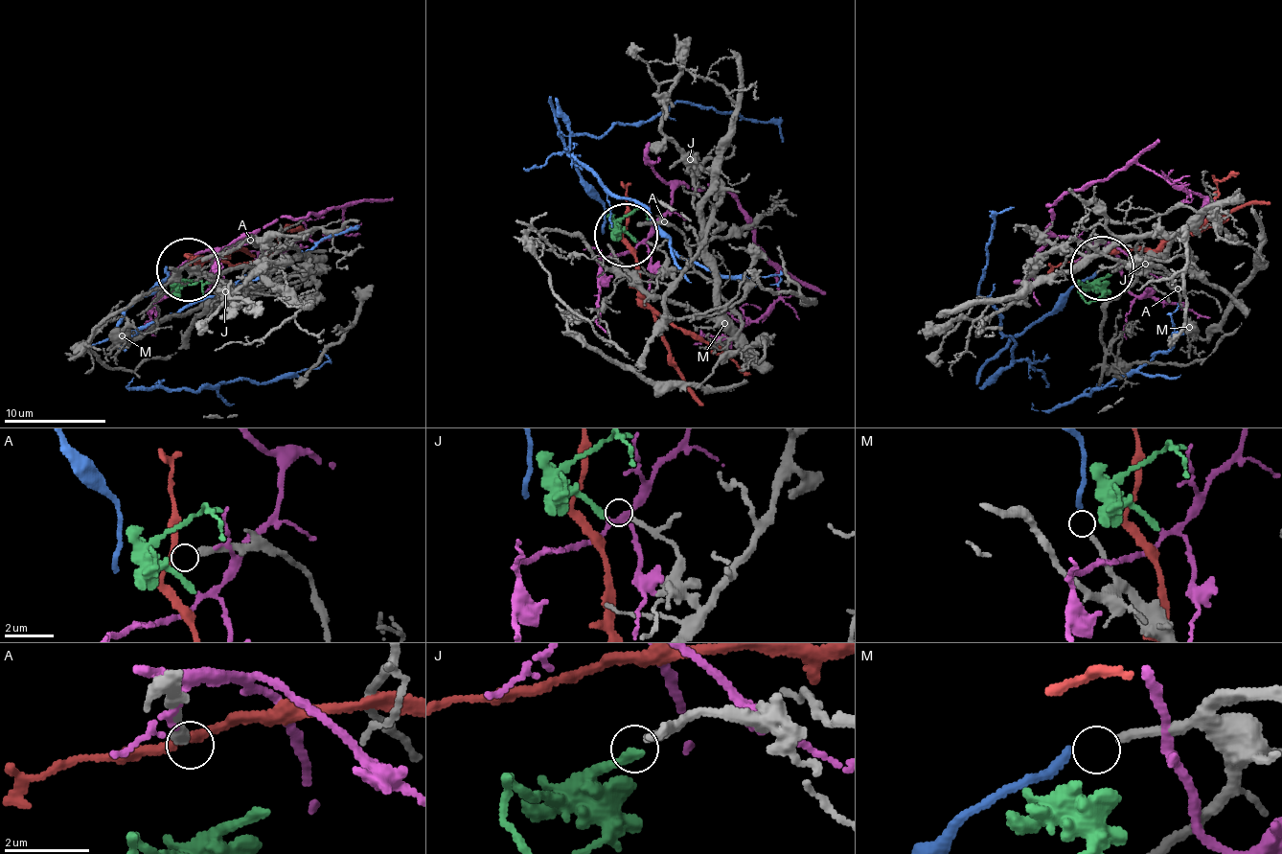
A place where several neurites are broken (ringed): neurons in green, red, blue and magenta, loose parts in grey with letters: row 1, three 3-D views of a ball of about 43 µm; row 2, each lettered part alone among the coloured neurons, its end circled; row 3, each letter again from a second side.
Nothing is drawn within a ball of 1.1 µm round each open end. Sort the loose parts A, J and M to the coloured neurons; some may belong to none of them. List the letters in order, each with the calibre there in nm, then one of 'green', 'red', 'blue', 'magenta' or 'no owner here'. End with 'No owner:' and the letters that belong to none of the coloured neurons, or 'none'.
A: 300 nm | no owner here
J: 180 nm | green
M: 200 nm | no owner here
No owner: A, M

